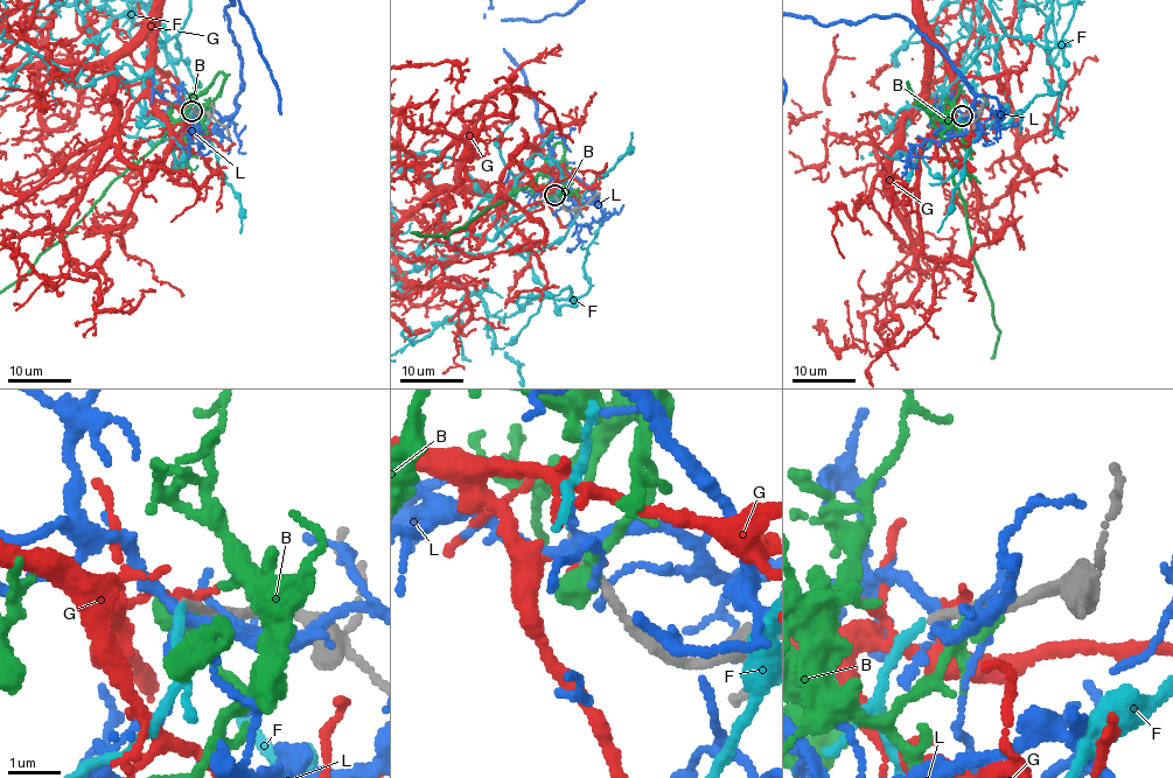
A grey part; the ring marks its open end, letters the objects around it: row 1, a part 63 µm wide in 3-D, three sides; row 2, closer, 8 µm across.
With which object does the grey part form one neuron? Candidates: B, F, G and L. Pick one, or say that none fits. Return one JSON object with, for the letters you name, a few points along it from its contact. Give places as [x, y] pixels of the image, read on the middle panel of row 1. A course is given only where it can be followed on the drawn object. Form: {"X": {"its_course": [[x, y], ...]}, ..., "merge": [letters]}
{"merge": ["F"]}

